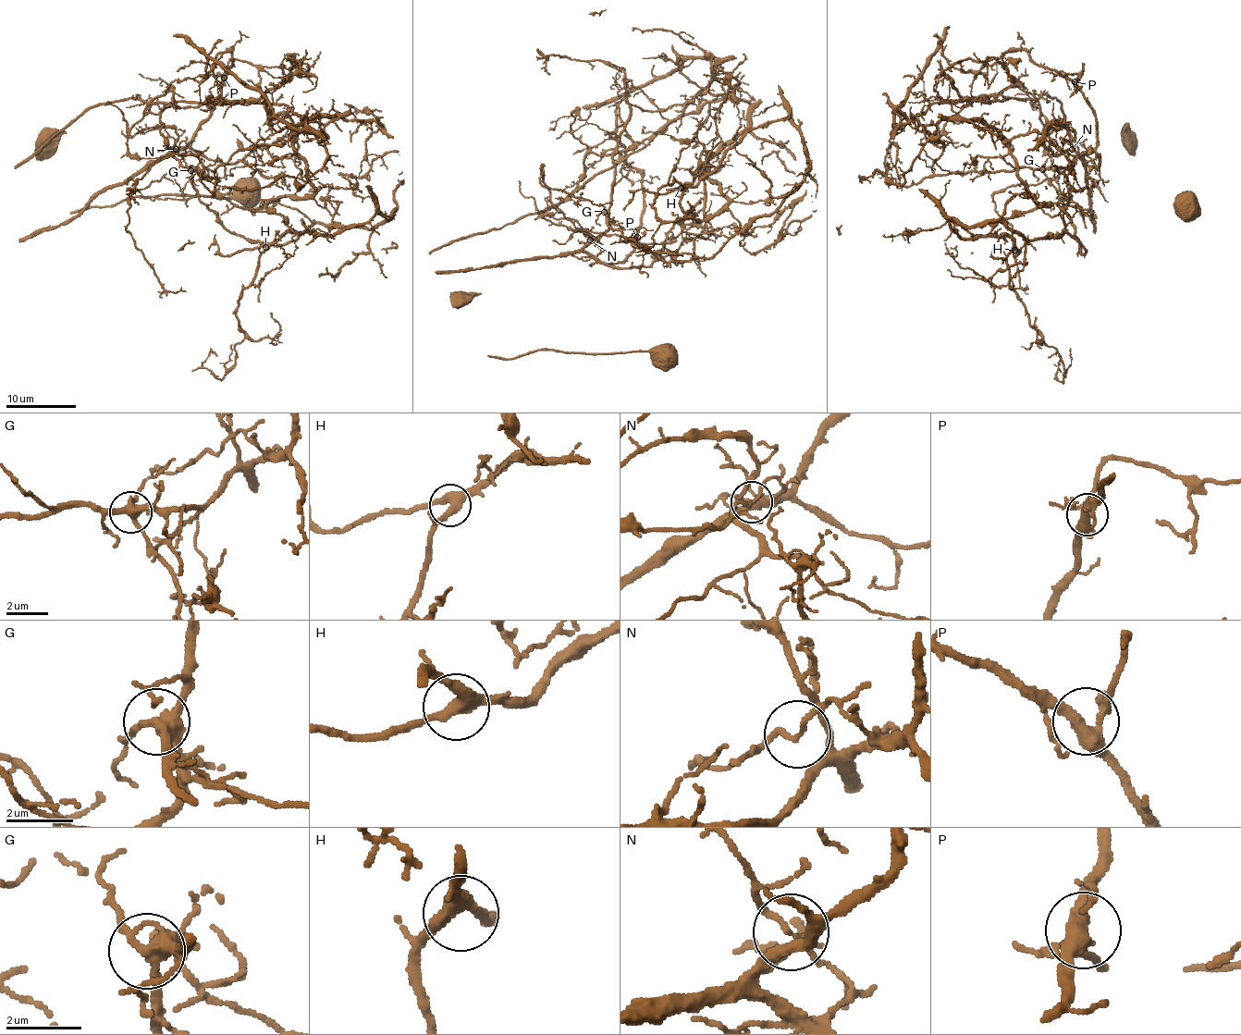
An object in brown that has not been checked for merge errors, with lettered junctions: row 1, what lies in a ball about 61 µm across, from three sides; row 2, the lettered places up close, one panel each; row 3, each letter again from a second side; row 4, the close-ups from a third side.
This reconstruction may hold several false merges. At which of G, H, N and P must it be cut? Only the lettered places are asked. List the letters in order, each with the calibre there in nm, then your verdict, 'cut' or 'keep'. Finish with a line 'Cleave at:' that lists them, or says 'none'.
G: calibre 360 nm; cut
H: calibre 360 nm; keep
N: calibre 120 nm; cut
P: calibre 360 nm; keep
Cleave at: G, N

